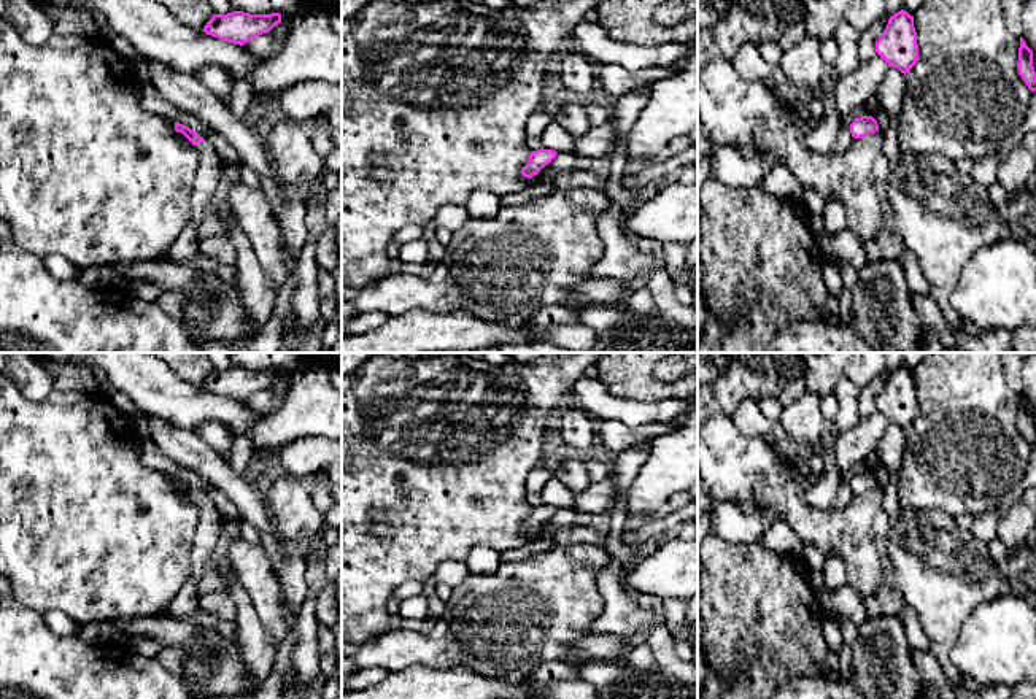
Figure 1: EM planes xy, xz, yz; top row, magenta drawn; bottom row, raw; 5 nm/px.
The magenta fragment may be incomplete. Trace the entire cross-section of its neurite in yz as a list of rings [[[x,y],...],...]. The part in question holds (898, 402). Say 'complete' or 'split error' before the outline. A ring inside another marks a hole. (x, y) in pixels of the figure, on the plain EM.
complete; [[[901,365],[890,372],[883,389],[876,397],[876,408],[901,429],[907,429],[918,415],[914,372]]]

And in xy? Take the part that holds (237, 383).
complete; [[[232,367],[227,370],[213,370],[202,388],[222,397],[243,402],[249,396],[262,389],[269,389],[280,378],[280,369],[249,370],[243,367]]]

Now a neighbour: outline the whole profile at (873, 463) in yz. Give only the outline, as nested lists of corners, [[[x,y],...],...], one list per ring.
[[[874,450],[864,459],[864,470],[872,472],[877,477],[879,488],[883,488],[890,480],[888,469],[882,464],[877,451]]]

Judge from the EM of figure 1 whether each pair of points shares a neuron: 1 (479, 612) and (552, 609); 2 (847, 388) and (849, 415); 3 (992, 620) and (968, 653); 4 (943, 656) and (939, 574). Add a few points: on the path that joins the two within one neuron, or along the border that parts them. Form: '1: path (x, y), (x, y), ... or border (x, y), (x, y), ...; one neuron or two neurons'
1: path (496, 612), (534, 612); one neuron
2: path (847, 394), (847, 409); one neuron
3: path (992, 628), (976, 645); one neuron
4: path (943, 636), (943, 594); one neuron

